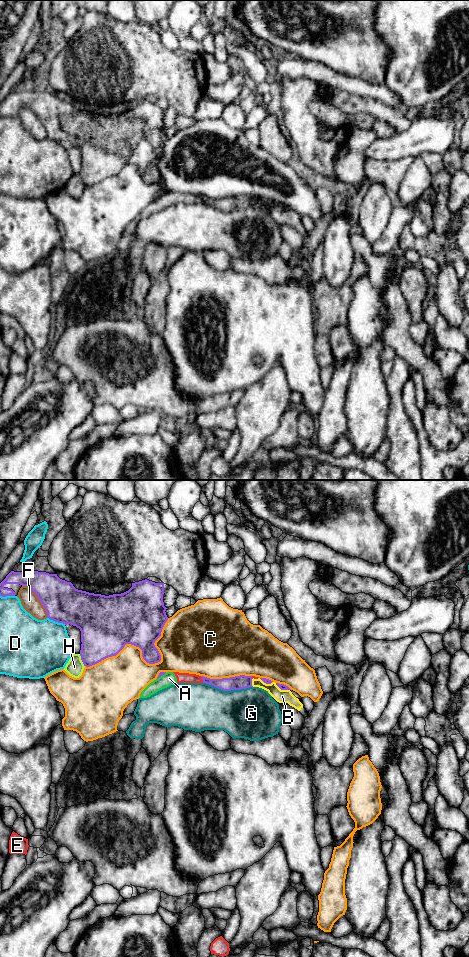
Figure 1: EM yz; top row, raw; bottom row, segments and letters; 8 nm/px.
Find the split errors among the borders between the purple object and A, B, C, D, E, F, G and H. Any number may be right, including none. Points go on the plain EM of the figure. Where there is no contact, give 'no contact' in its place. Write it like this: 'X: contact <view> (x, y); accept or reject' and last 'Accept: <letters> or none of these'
A: contact yz (161, 195); reject
B: contact yz (282, 209); reject
C: contact yz (142, 175); reject
D: contact yz (56, 141); reject
E: contact yz (202, 199); reject
F: contact yz (38, 118); reject
G: contact yz (228, 210); reject
H: contact yz (82, 180); reject
Accept: none of these

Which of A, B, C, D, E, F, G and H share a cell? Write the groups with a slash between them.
A B E / C / D / F / G / H

